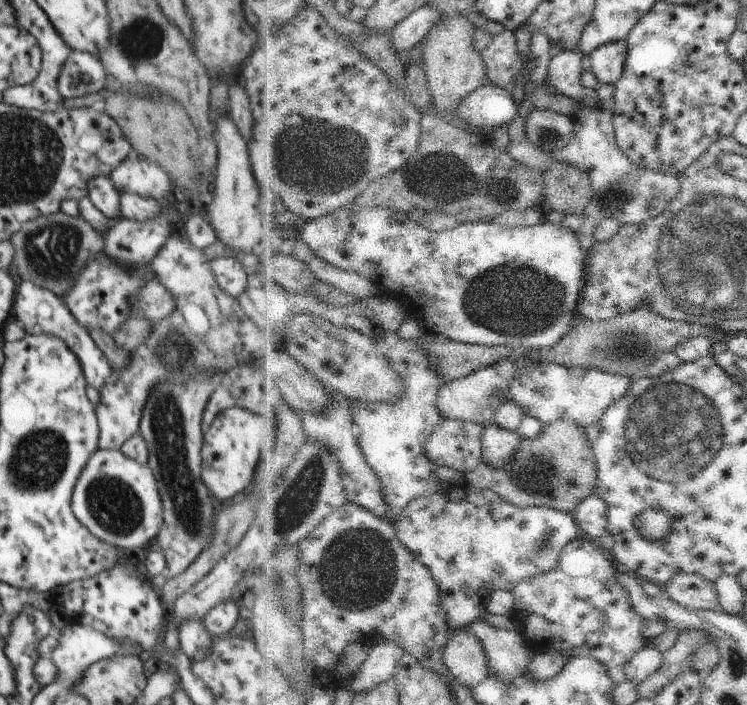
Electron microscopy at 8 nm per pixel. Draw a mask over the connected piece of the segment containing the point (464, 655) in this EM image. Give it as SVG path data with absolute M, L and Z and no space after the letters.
M470 629L453 632L444 662L458 683L477 688L490 676L490 656L485 643Z

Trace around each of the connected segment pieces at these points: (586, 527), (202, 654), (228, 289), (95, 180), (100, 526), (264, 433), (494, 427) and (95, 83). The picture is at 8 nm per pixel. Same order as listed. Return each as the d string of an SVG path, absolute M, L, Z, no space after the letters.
M596 492L578 506L574 516L585 537L598 541L609 532L609 506Z
M190 618L178 626L178 640L182 652L193 662L207 658L214 642L200 618Z
M215 258L210 261L210 268L222 291L238 298L246 289L249 273L246 260L243 258Z
M94 176L86 186L89 200L106 216L106 219L116 220L120 214L120 195L109 176Z
M98 449L90 456L72 490L70 508L92 535L122 550L148 546L163 524L162 498L152 470L127 458L120 449Z
M231 407L220 412L212 420L210 427L202 434L202 452L200 452L200 458L202 458L200 478L202 478L208 494L212 494L212 498L228 500L228 498L232 498L236 494L242 494L244 492L245 495L253 489L251 483L257 472L259 458L267 451L271 451L272 453L279 451L279 421L280 419L277 415L260 416L260 414L254 414L250 410L237 407Z
M494 422L488 423L483 445L483 462L505 470L506 466L516 458L522 446L522 438L518 431L502 428L500 424Z
M73 51L62 69L57 88L63 98L80 98L98 93L106 85L107 73L102 62L94 54Z

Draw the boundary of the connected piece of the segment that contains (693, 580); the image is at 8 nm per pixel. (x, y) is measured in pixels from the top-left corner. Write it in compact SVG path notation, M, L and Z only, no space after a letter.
M700 573L678 574L668 582L666 590L669 598L693 611L722 610L716 586Z

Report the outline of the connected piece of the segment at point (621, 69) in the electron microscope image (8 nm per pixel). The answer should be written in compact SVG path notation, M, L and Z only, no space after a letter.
M629 40L610 42L591 55L593 72L603 84L617 85L624 77L628 58L630 58Z

